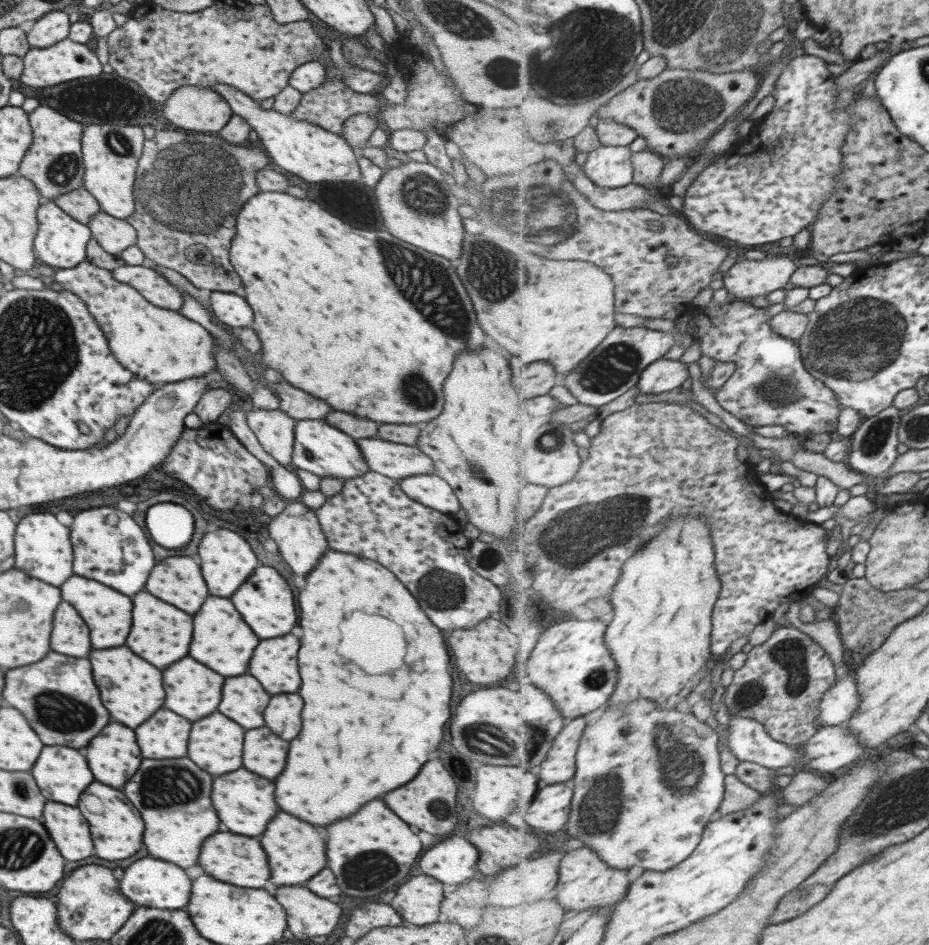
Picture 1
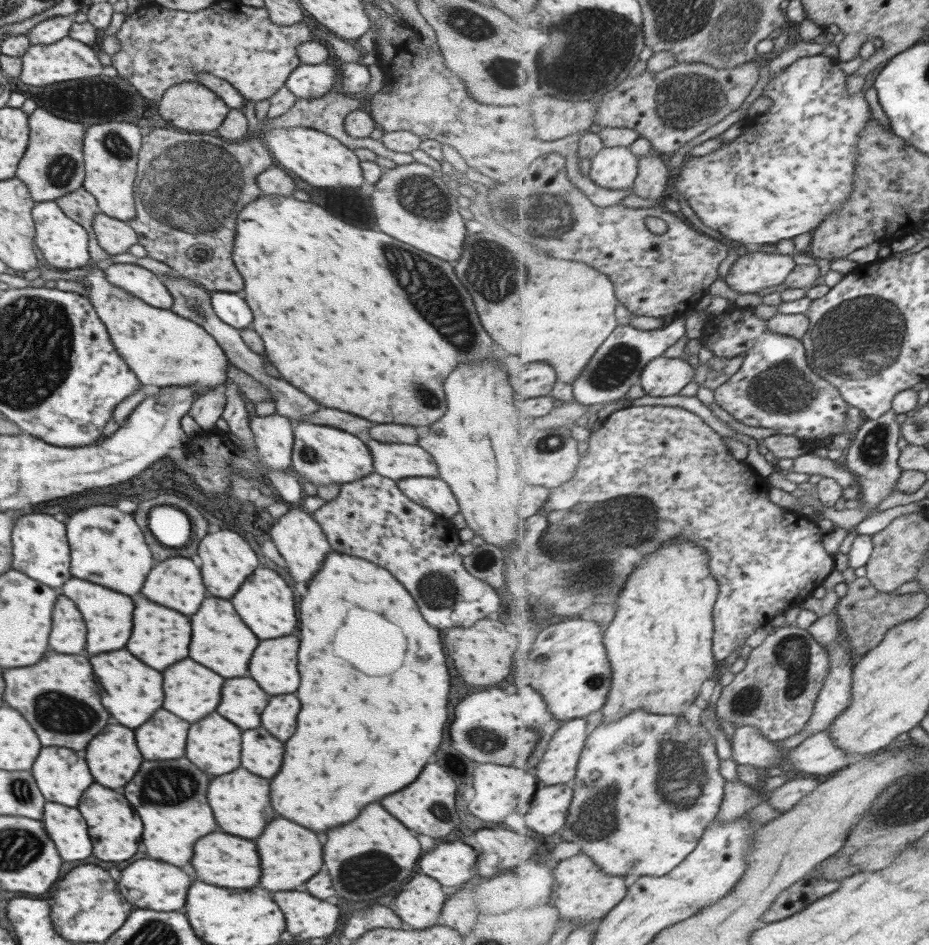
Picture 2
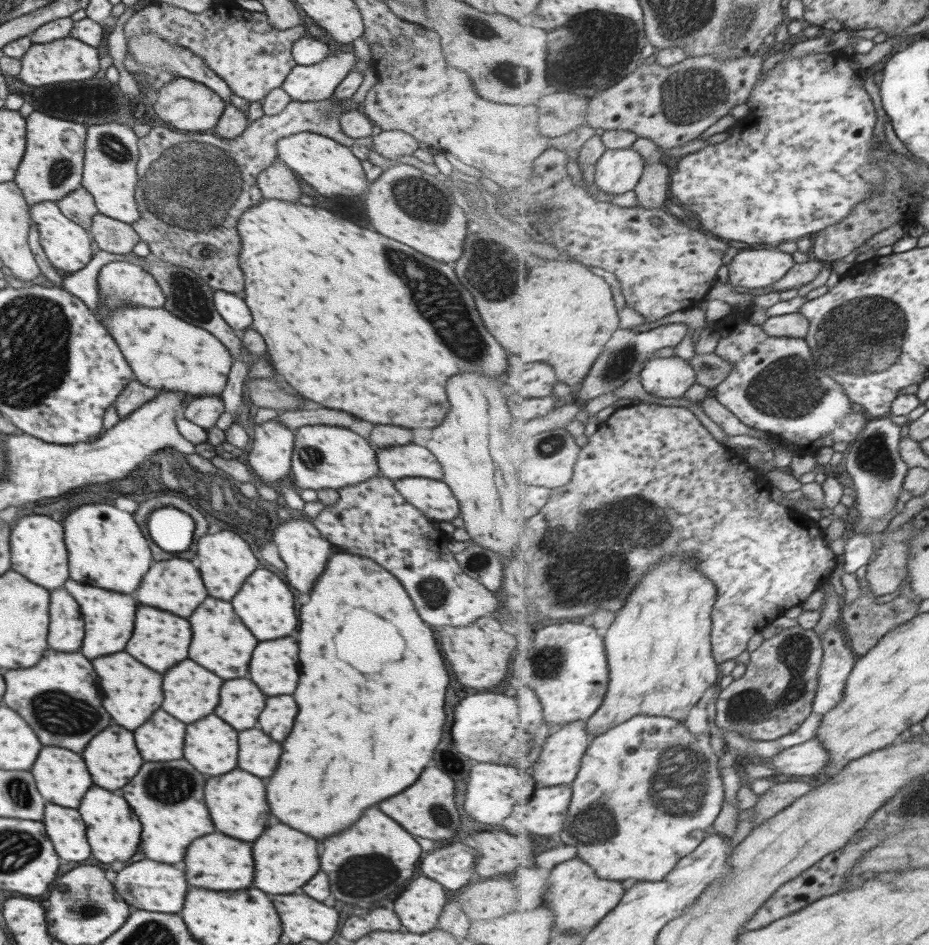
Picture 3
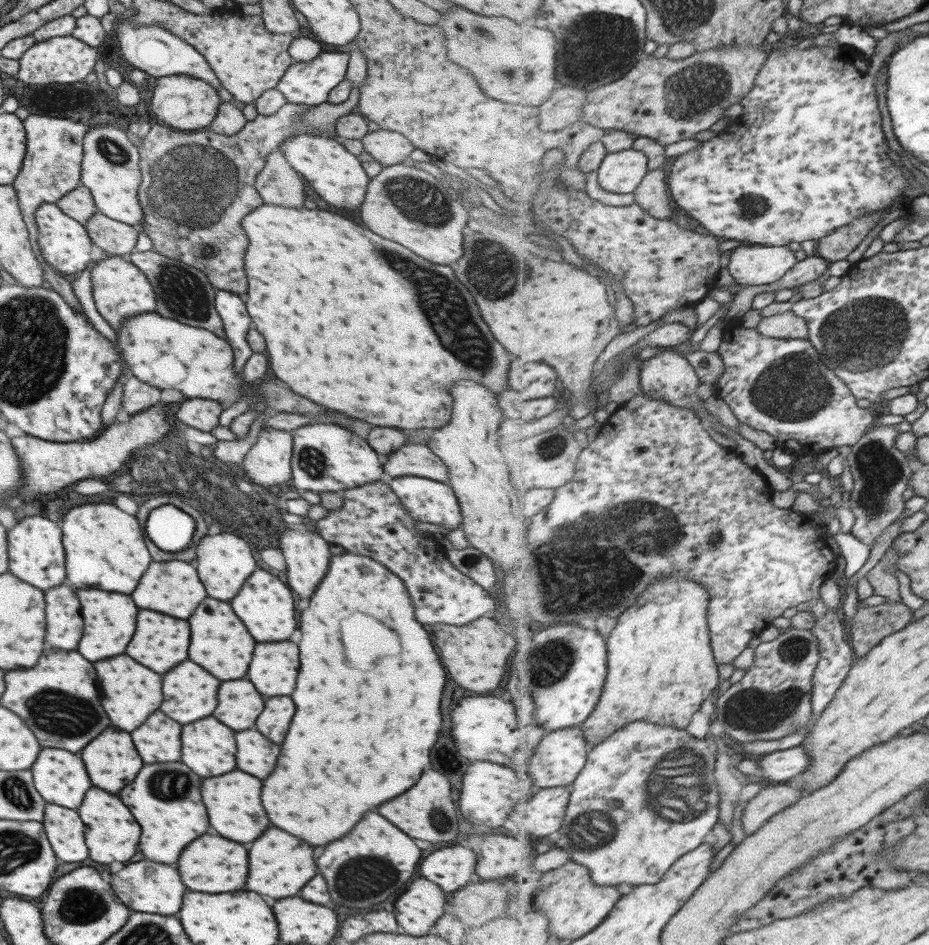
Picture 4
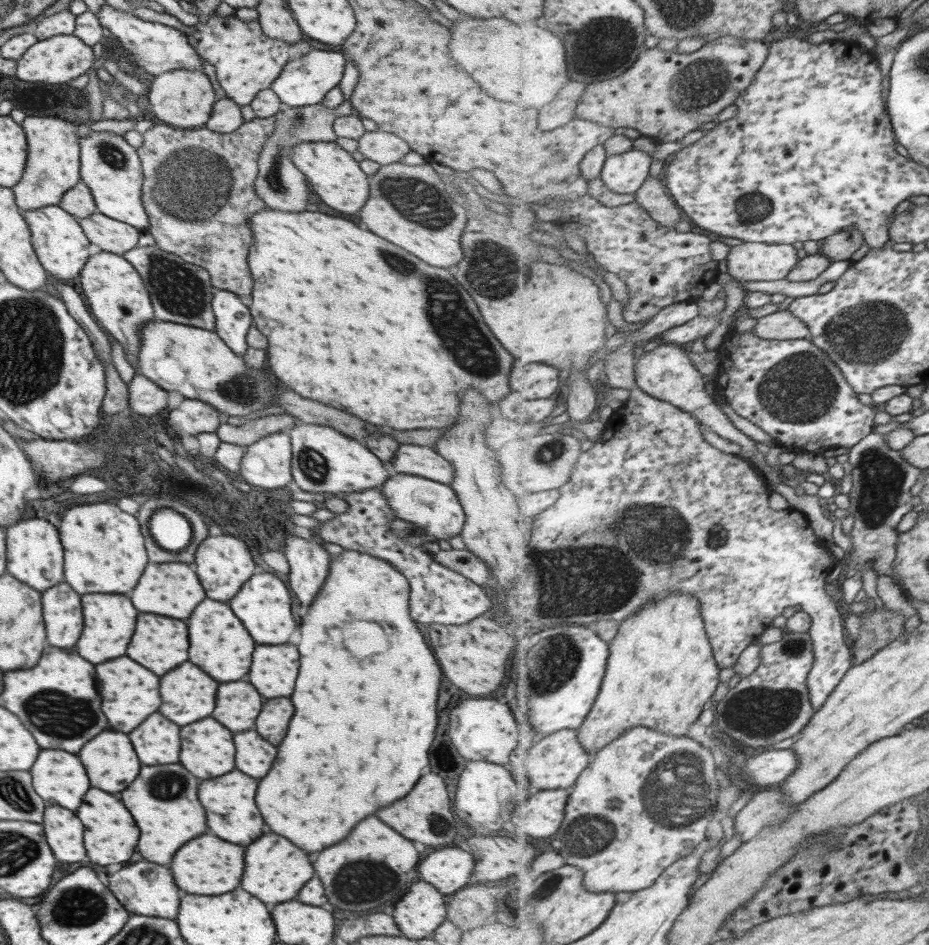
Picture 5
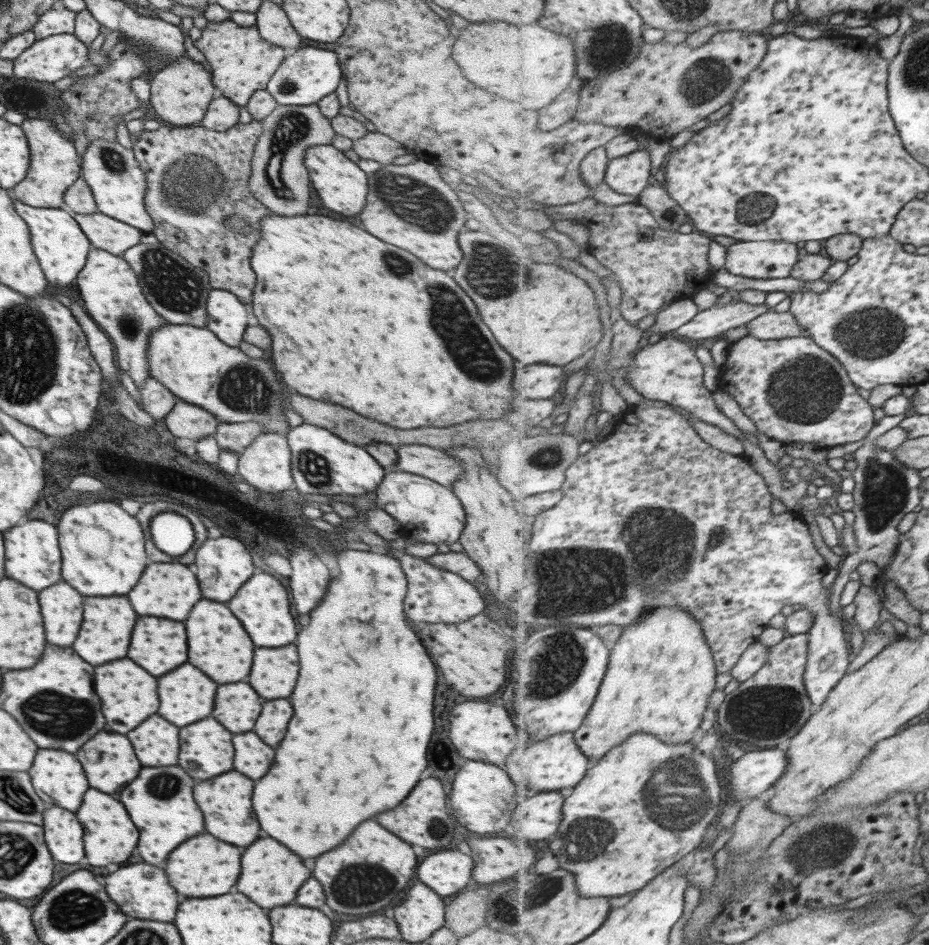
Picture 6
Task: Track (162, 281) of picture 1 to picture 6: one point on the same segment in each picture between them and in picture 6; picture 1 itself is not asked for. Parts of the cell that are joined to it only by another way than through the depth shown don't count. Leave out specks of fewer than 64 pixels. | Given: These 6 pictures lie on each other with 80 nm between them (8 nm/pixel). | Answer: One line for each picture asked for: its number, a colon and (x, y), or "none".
2: (136, 280)
3: (119, 283)
4: (120, 290)
5: (117, 299)
6: (111, 297)

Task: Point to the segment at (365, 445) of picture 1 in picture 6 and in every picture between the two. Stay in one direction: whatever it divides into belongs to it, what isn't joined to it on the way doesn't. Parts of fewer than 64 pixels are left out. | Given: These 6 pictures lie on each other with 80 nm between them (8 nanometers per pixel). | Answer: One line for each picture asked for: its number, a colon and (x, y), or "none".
2: (395, 461)
3: (412, 461)
4: (412, 459)
5: (409, 459)
6: (426, 462)

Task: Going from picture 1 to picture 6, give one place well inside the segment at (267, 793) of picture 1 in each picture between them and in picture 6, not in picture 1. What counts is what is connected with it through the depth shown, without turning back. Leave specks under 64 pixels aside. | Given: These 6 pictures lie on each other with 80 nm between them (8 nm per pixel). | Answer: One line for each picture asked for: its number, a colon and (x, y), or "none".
2: (240, 801)
3: (236, 802)
4: (232, 800)
5: (232, 815)
6: (225, 801)

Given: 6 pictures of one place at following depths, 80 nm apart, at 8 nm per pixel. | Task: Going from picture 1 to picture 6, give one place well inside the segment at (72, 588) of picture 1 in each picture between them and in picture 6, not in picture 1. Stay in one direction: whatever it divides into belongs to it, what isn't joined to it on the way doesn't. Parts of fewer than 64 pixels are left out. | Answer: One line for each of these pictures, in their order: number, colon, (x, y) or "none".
2: (107, 615)
3: (108, 616)
4: (108, 618)
5: (108, 619)
6: (107, 622)

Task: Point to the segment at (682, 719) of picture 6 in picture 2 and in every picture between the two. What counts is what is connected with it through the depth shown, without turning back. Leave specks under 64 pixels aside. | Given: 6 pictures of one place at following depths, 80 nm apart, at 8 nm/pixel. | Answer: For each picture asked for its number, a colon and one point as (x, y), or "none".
2: (661, 644)
3: (661, 659)
4: (662, 666)
5: (662, 669)

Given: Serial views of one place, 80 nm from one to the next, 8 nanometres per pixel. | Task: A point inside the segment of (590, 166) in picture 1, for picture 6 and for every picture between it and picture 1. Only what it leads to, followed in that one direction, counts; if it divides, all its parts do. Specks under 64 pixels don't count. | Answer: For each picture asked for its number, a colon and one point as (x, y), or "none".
2: (616, 168)
3: (618, 171)
4: (621, 172)
5: (624, 173)
6: (630, 174)

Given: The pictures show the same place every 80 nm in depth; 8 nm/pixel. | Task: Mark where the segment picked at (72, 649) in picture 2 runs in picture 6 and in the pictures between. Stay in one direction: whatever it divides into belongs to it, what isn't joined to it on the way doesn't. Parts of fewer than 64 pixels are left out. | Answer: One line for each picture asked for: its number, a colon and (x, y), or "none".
3: (65, 634)
4: (63, 630)
5: (61, 611)
6: (60, 605)

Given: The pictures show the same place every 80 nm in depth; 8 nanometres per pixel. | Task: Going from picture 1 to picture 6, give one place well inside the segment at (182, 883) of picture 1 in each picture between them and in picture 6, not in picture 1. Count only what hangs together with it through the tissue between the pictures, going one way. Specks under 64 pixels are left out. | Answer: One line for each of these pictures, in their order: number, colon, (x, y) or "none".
2: (149, 884)
3: (145, 885)
4: (144, 886)
5: (144, 888)
6: (141, 891)

